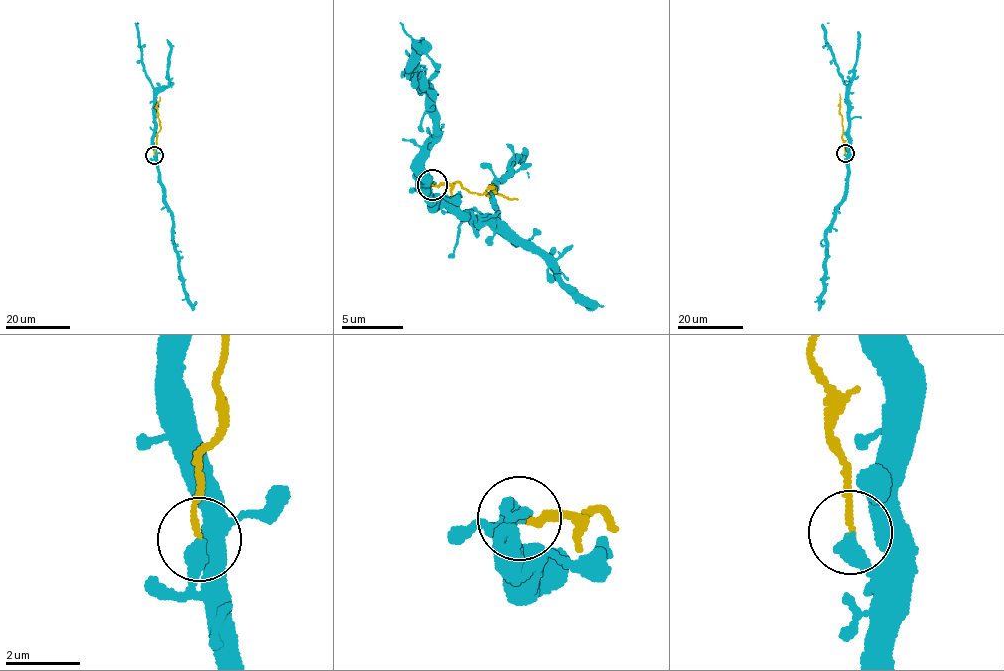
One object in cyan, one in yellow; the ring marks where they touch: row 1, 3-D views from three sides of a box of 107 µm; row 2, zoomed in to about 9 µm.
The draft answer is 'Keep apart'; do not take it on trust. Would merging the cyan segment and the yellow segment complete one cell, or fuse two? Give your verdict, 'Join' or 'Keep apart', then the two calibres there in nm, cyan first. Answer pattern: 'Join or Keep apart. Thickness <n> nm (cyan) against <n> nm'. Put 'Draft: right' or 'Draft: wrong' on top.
Draft: right
Keep apart. Thickness 440 nm (cyan) against 160 nm

